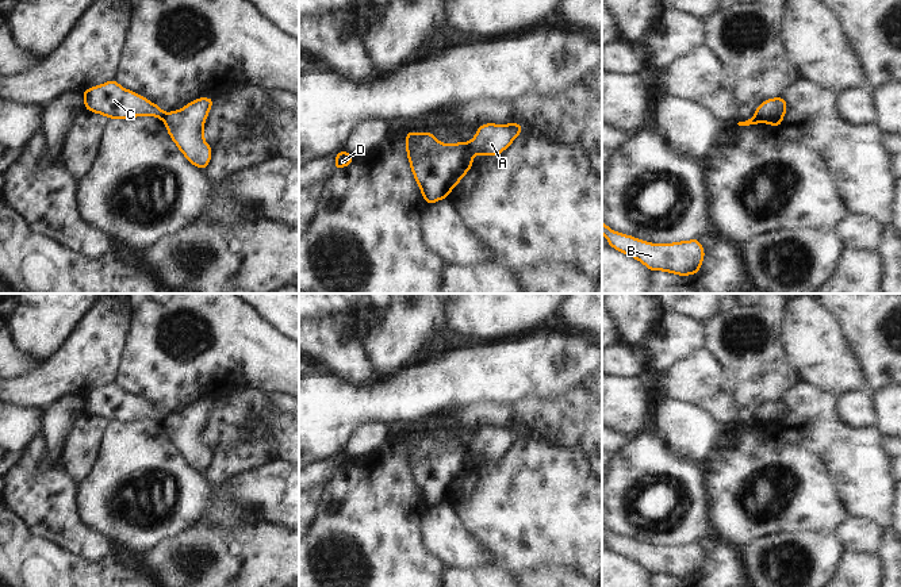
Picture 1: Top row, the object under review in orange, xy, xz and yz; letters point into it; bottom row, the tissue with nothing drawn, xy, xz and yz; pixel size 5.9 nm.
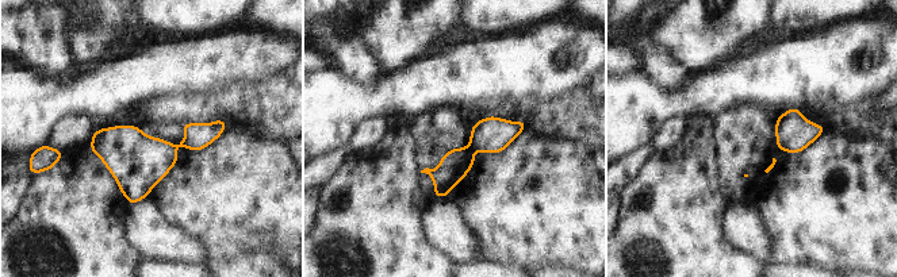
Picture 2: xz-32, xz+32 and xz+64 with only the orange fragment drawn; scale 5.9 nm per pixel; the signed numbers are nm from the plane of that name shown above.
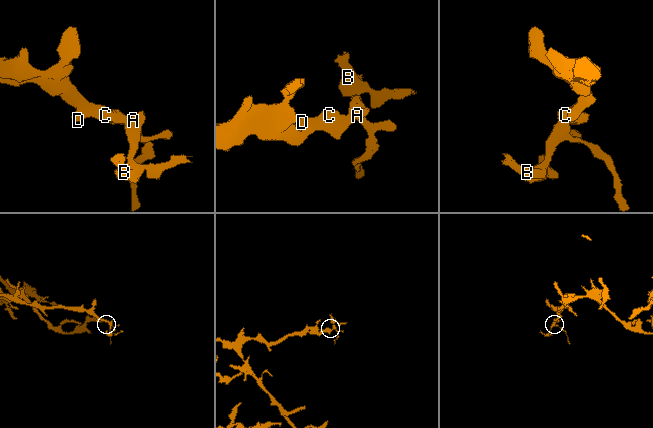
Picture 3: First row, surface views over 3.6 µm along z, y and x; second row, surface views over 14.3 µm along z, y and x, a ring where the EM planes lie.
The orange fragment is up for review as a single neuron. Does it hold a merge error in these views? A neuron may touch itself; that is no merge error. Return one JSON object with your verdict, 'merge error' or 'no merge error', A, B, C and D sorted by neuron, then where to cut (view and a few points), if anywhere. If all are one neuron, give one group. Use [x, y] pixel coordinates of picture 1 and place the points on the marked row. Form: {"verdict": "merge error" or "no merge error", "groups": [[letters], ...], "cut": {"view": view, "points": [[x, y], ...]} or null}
{"verdict": "merge error", "groups": [["A", "B"], ["C", "D"]], "cut": {"view": "xz", "points": [[466, 142], [472, 153]]}}

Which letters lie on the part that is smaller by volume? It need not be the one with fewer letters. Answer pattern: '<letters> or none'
A, B

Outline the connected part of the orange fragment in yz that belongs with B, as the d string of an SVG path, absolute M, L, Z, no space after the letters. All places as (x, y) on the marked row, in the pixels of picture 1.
M603 220L602 234L606 237L610 248L633 257L652 273L662 271L676 276L699 275L705 260L705 249L699 238L671 243L652 243L614 231Z

